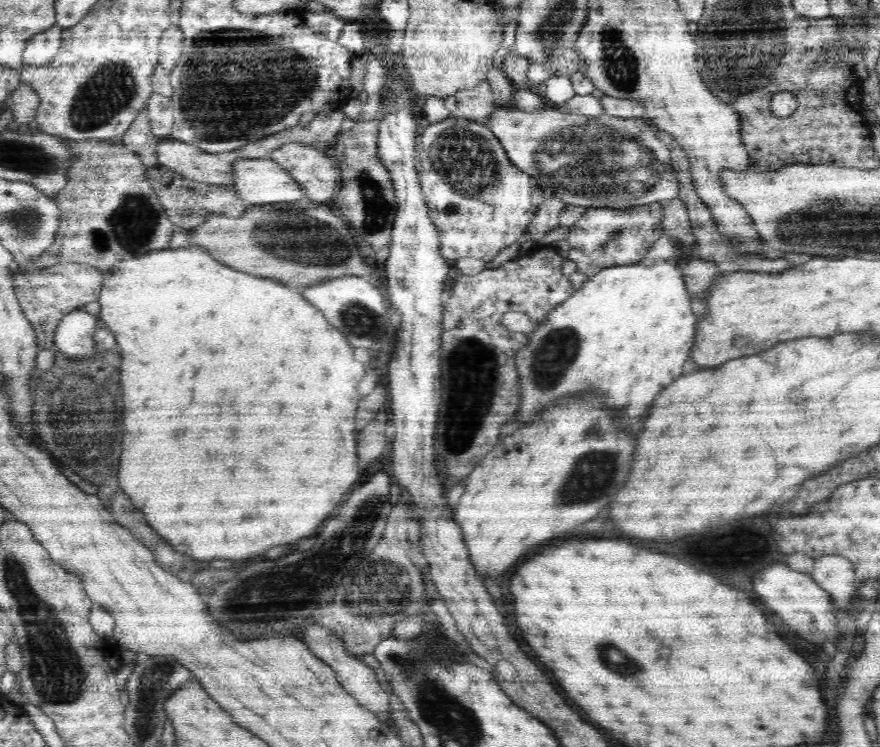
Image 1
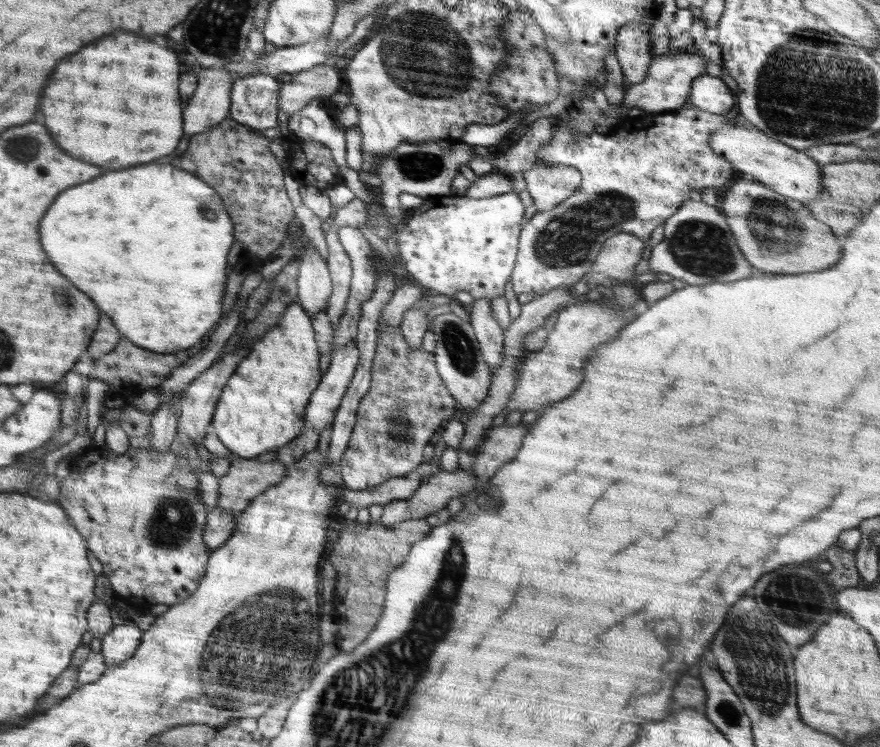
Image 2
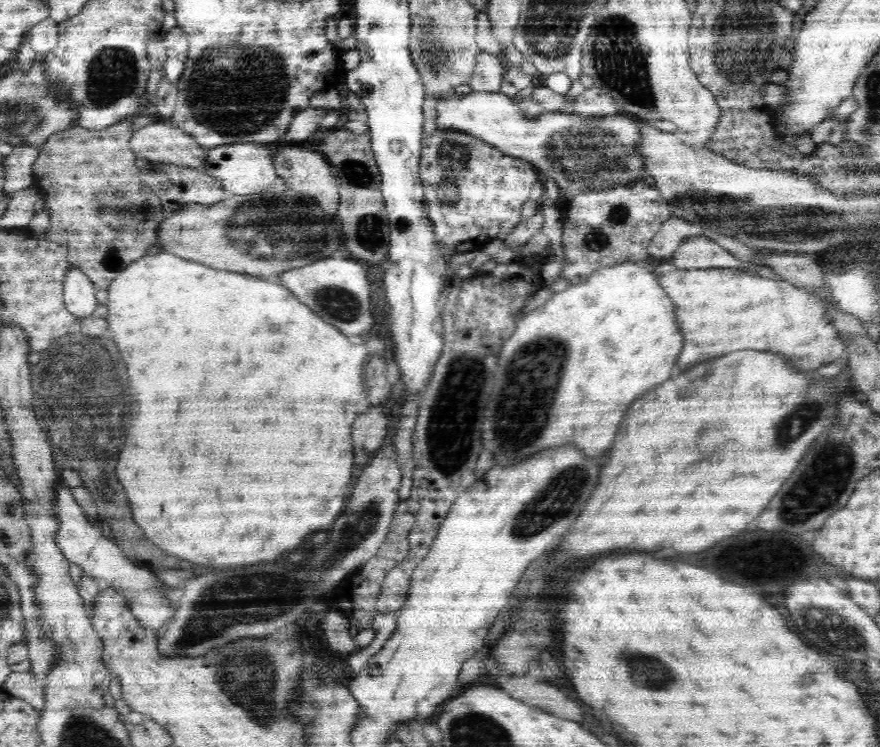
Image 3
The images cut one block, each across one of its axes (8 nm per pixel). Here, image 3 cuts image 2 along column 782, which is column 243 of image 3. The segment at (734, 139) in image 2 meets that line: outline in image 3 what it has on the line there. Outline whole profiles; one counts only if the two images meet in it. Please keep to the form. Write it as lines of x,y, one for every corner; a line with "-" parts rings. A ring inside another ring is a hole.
236,142
236,144
222,144
207,150
205,170
209,176
219,180
219,184
230,195
248,195
268,191
276,182
278,173
275,171
274,161
266,143

